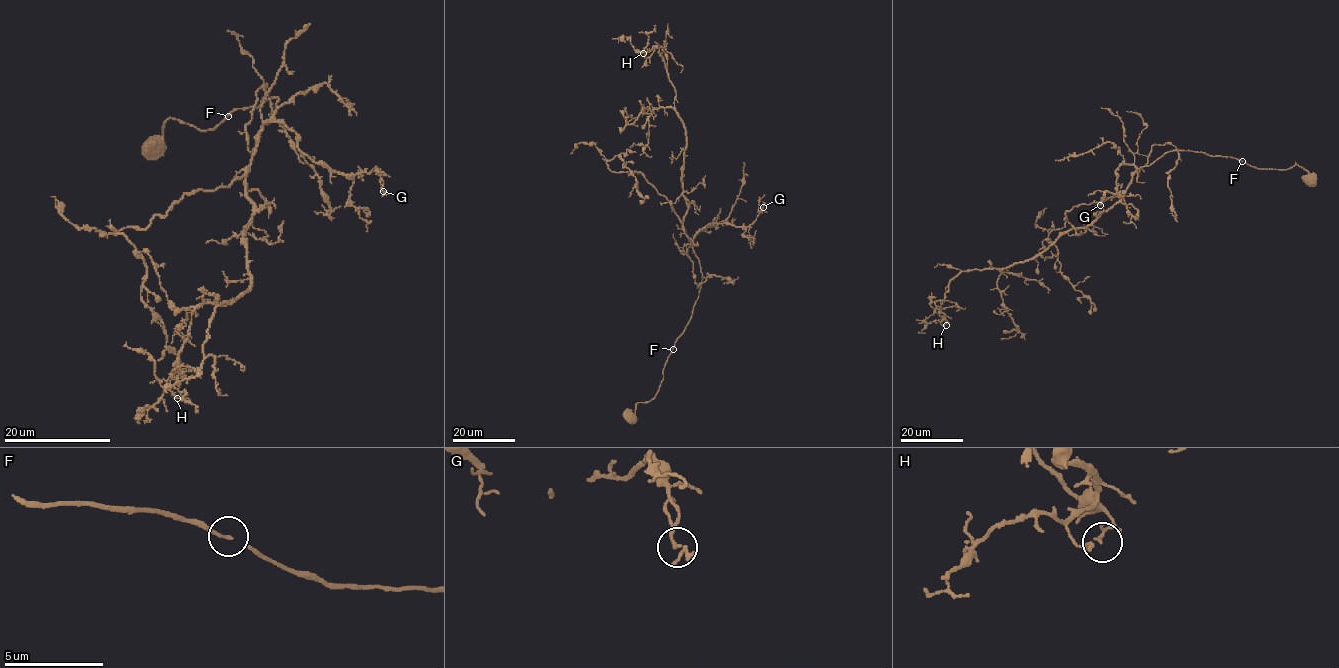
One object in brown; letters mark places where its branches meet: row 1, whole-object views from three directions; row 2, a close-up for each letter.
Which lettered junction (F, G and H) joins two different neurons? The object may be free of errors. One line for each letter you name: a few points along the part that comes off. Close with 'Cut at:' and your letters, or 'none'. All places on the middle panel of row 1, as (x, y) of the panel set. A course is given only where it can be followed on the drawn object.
Cut at: none

